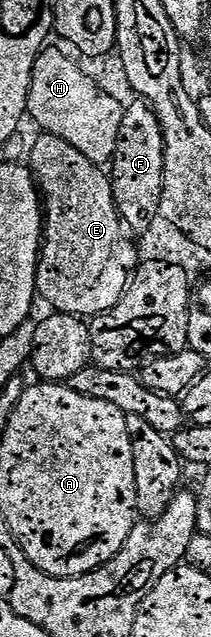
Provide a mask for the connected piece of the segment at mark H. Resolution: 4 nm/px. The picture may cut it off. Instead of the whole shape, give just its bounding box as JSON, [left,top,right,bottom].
[28,46,125,166]

